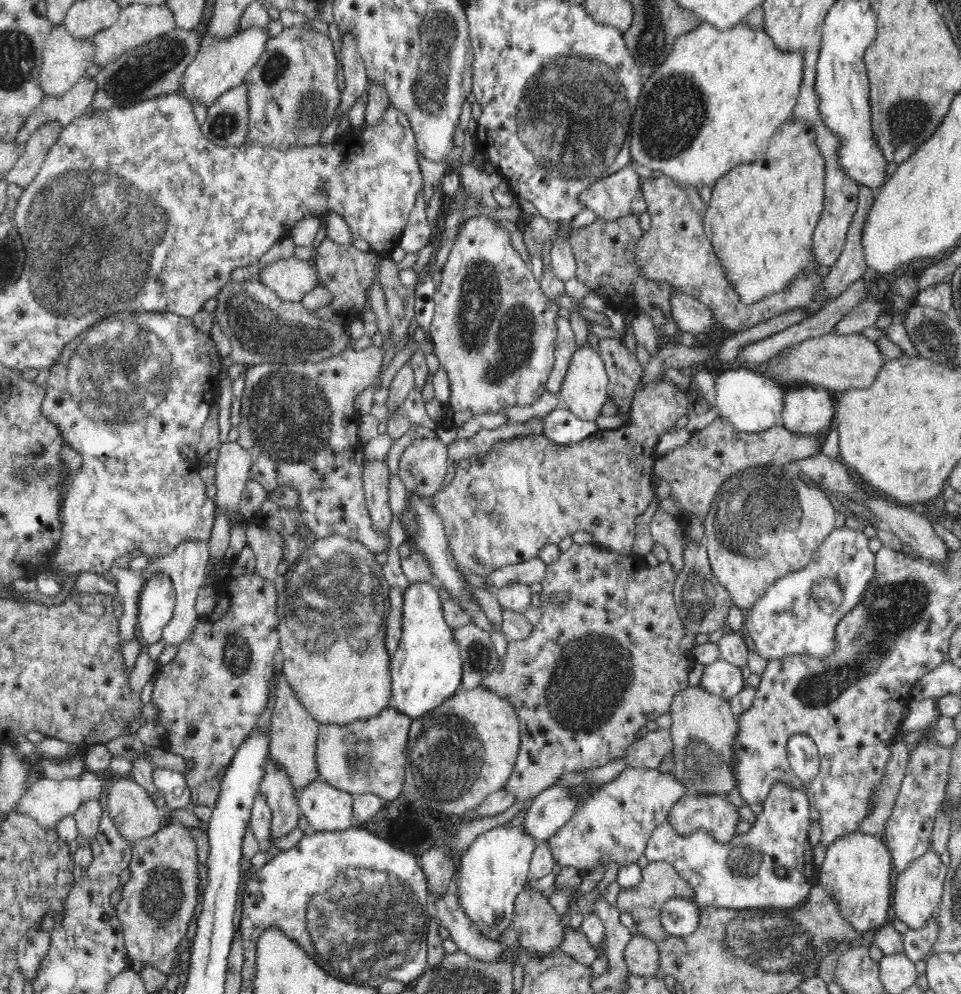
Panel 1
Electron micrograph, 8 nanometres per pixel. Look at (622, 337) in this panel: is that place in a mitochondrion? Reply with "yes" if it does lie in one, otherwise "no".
no

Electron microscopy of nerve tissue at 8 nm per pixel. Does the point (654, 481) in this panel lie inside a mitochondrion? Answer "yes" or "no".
no

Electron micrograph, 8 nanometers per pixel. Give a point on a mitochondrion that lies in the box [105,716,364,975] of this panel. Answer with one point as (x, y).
(161, 898)

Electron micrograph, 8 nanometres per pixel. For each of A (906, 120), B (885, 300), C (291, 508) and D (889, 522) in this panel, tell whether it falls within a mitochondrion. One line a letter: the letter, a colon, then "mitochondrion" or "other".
A: mitochondrion
B: other
C: other
D: other

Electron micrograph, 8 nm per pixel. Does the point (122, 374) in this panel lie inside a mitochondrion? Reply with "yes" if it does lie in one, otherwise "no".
yes

